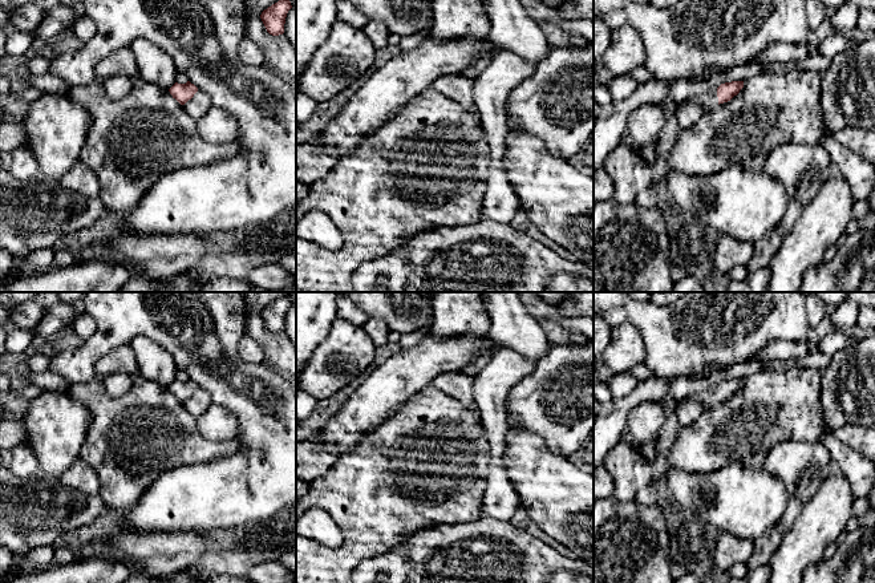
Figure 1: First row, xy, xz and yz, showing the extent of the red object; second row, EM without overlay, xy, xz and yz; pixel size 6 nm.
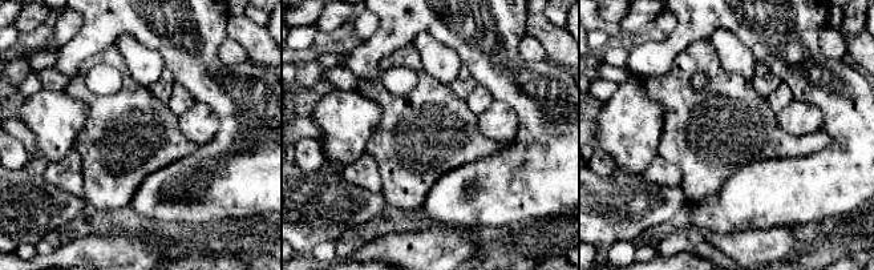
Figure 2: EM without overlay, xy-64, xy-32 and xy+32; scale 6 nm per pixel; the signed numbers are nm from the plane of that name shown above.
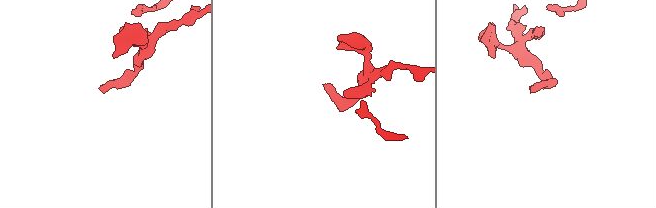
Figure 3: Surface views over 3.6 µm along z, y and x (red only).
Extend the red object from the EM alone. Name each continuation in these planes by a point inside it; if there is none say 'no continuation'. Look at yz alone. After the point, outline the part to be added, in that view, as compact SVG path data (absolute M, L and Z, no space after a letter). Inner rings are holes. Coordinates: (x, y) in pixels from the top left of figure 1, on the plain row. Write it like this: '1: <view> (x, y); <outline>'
1: yz (709, 397); M710 386L706 390L702 390L700 393L693 393L685 398L689 401L700 402L710 408L718 402L717 386Z

